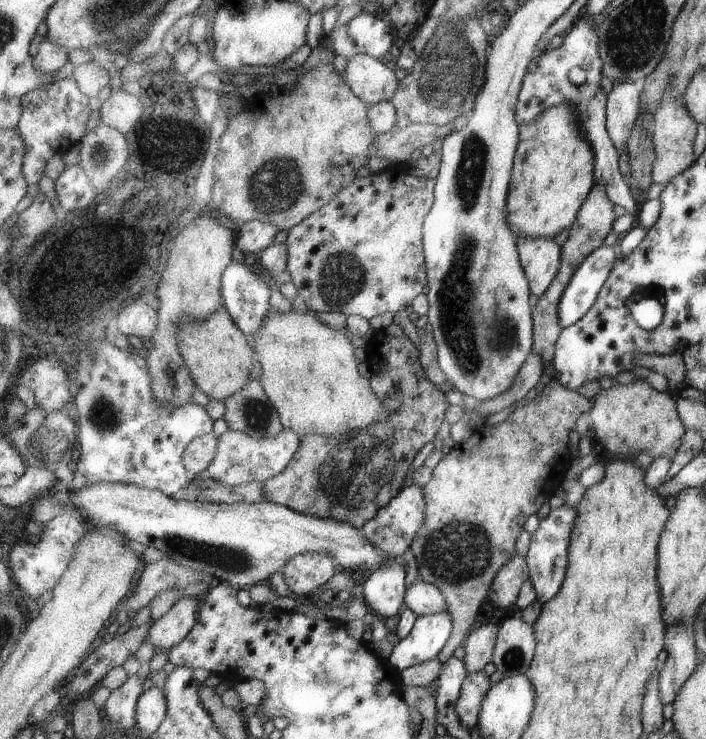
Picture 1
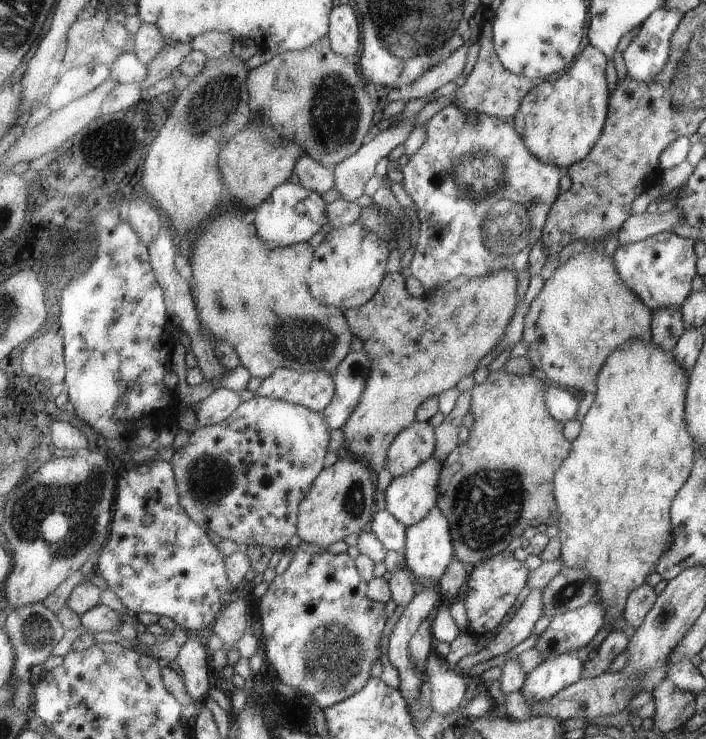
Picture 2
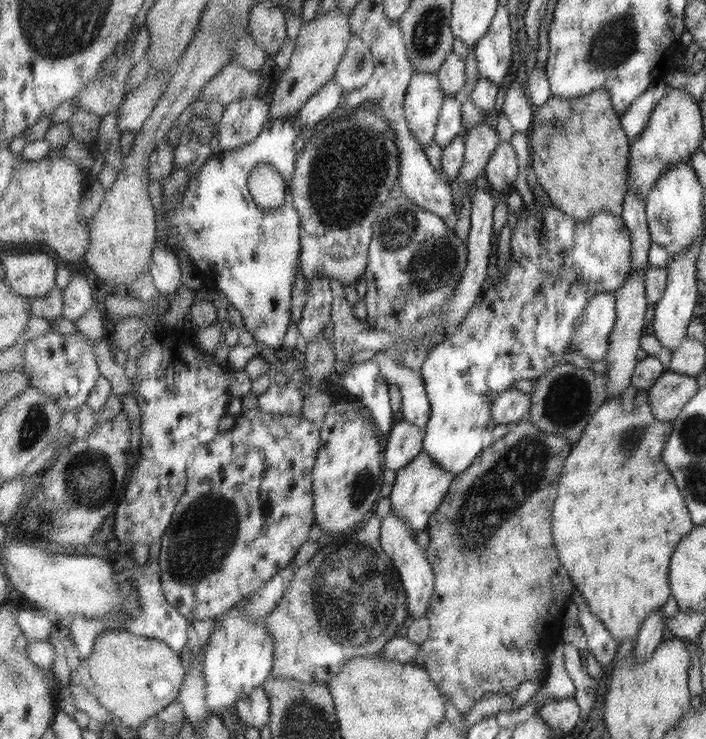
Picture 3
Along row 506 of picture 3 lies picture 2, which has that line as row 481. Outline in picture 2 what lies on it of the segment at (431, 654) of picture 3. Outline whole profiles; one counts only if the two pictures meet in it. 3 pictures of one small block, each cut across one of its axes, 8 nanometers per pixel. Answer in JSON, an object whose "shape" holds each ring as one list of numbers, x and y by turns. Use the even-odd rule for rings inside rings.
{"shape":[[504,368,492,372,488,375,486,380,481,384,473,386,472,392,472,407,470,412,474,414,474,424,469,431,468,439,462,442,451,454,447,457,445,462,442,462,442,471,439,479,438,492,441,496,438,498,437,507,439,507,449,519,451,532,453,533,454,553,457,559,465,563,470,568,477,564,498,555,503,550,507,550,507,546,515,540,515,538,522,539,523,532,531,526,549,526,557,524,560,521,560,510,554,495,554,478,558,474,558,470,562,467,565,459,571,454,572,442,569,442,563,436,563,426,565,423,555,420,555,417,550,413,546,403,546,390,551,386,550,379,546,379,541,374,534,373,531,375,516,375,507,372]]}

